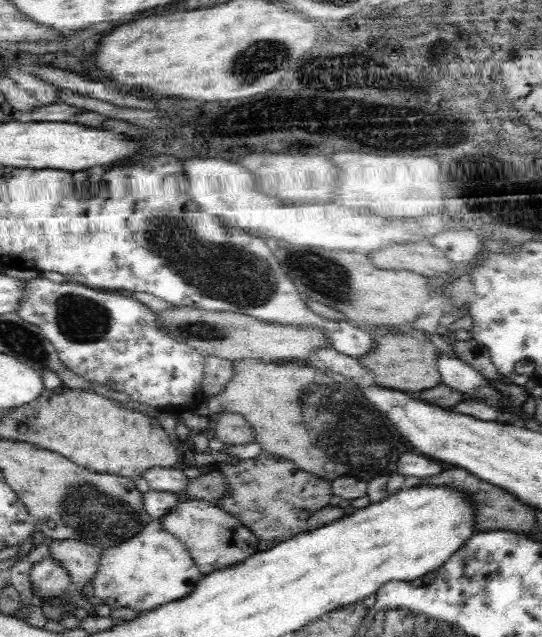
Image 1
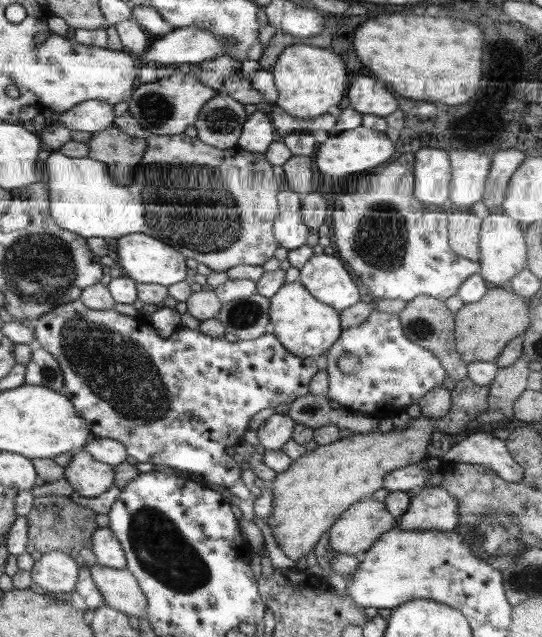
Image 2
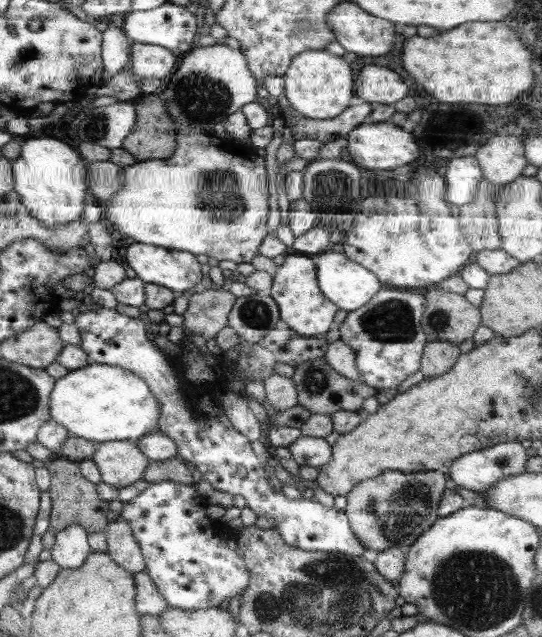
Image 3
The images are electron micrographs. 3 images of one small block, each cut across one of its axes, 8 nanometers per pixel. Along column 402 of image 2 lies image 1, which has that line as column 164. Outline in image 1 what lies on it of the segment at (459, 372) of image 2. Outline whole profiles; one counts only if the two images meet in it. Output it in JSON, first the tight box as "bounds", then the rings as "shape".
{"bounds":[156,306,329,363],"shape":[[[175,306],[156,312],[156,322],[164,326],[170,337],[182,344],[194,347],[200,354],[216,356],[234,361],[240,358],[261,358],[266,363],[277,360],[304,360],[310,358],[312,350],[323,346],[329,348],[324,334],[318,329],[298,329],[296,326],[274,325],[260,321],[247,314],[214,312],[194,306]]]}

